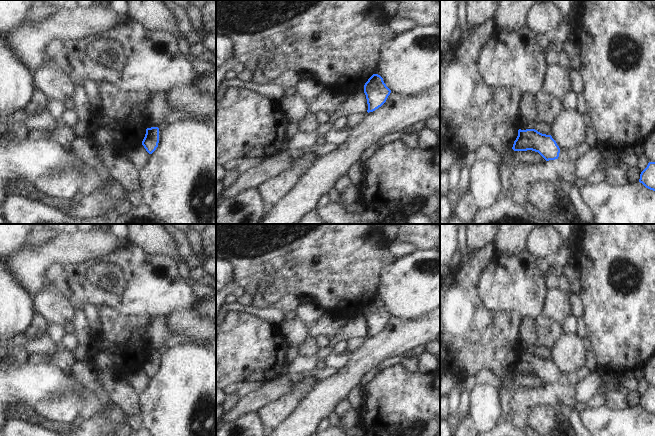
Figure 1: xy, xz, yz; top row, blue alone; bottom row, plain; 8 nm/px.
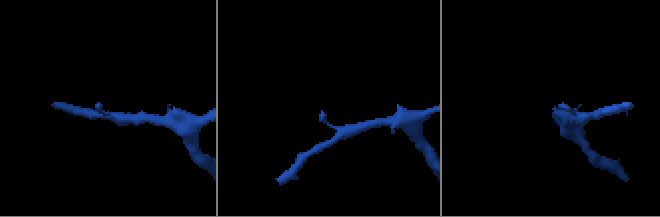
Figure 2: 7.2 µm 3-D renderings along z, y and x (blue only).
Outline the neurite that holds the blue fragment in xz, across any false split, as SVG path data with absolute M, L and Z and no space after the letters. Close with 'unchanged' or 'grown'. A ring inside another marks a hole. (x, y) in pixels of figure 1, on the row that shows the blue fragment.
M373 74L364 85L368 110L373 112L381 107L387 100L391 90L386 86L383 78L378 74Z | unchanged

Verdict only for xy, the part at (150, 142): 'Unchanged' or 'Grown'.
Unchanged.

